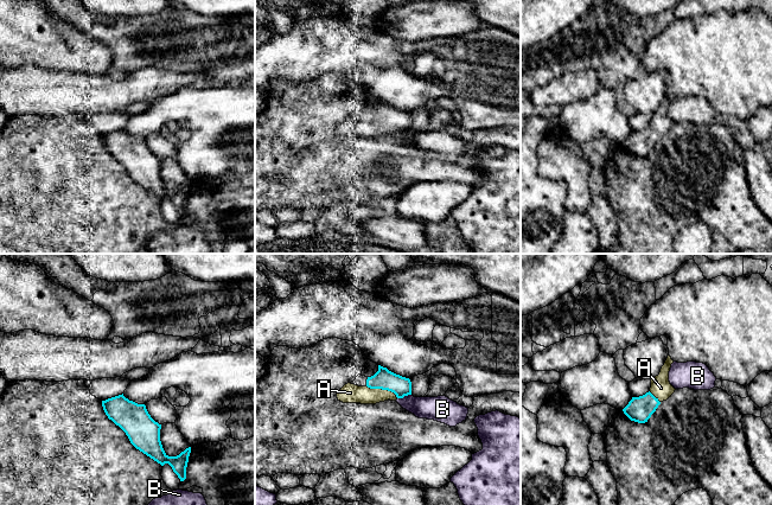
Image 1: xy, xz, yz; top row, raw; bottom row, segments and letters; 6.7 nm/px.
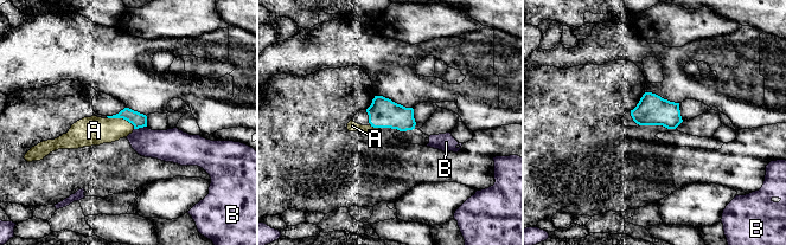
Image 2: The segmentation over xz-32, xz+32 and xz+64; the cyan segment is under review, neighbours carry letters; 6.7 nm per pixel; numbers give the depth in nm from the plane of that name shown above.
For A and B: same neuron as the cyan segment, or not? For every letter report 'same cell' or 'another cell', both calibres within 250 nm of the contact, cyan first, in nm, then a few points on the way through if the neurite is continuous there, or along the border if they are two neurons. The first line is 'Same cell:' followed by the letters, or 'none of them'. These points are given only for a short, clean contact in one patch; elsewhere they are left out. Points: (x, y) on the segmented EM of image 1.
Same cell: A
A: same cell | 140/130 nm | across xz (384, 379), (382, 389), (374, 392), (350, 392)
B: another cell | 140/160 nm | along xz (410, 394), (397, 398)

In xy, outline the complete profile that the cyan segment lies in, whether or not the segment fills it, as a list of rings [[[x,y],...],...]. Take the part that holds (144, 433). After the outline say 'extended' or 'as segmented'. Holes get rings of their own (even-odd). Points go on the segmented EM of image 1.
[[[122,394],[102,401],[102,407],[108,418],[126,433],[136,449],[161,466],[168,464],[180,481],[186,479],[191,447],[177,456],[168,456],[160,441],[161,424],[151,417],[145,404],[129,401]]] | as segmented

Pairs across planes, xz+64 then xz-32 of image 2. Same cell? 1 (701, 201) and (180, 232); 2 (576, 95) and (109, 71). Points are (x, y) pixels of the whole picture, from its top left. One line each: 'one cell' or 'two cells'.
1: two cells
2: two cells

